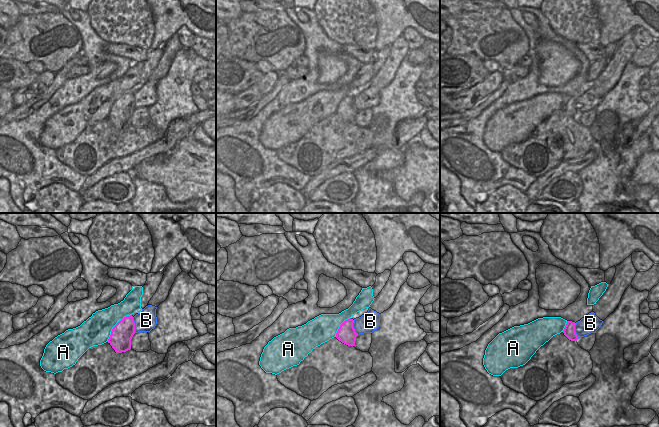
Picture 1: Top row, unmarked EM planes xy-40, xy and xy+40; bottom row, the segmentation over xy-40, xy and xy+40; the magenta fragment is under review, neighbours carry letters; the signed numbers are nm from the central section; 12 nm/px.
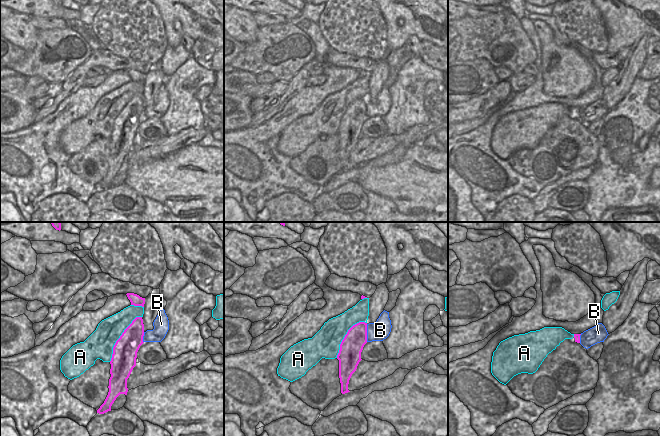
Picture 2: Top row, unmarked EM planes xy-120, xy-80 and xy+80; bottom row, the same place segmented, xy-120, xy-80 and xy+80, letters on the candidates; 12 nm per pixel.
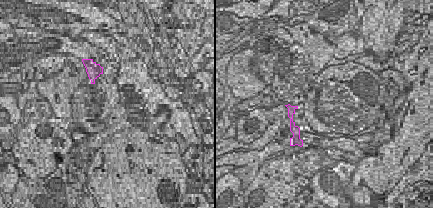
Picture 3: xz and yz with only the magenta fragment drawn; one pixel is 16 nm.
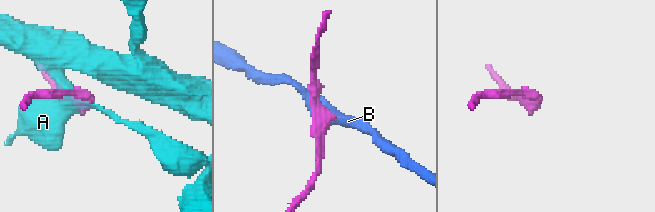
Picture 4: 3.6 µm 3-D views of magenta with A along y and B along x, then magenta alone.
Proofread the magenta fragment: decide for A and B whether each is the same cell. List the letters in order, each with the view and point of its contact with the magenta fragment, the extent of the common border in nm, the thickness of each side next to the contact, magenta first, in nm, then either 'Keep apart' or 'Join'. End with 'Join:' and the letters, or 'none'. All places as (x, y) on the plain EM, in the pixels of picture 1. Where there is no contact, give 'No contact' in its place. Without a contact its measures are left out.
A: Touches magenta at xy-40 (115, 101). Shared border 460 nm. Thickness 260 nm (magenta) against 360 nm. Keep apart
B: Touches magenta at xy-40 (134, 101). Shared border 200 nm. Thickness 260 nm (magenta) against 260 nm. Keep apart
Join: none.

